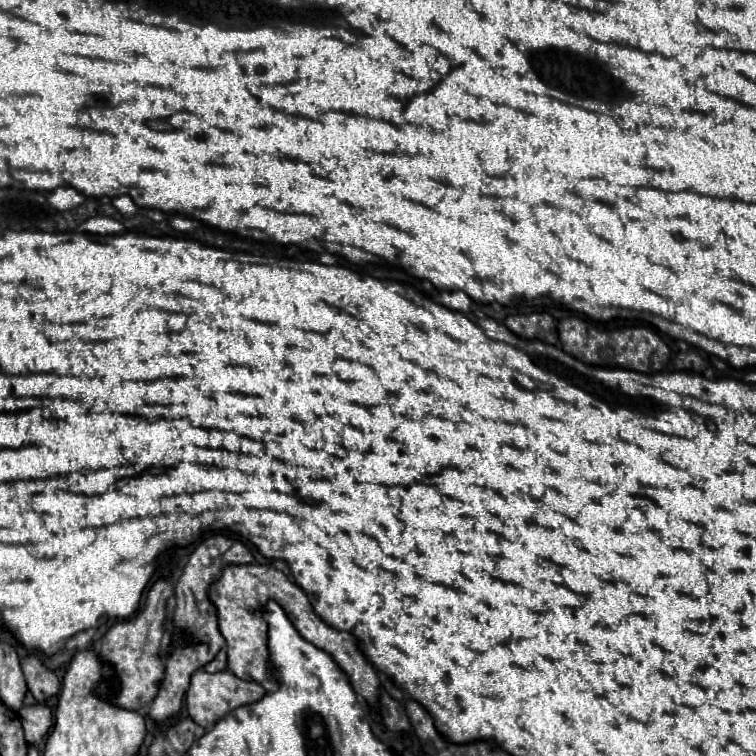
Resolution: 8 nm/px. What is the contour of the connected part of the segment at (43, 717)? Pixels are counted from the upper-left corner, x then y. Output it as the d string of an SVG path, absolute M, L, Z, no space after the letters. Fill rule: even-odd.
M36 703L34 707L22 707L18 717L22 721L28 745L36 745L40 739L44 739L52 727L52 713L42 703Z

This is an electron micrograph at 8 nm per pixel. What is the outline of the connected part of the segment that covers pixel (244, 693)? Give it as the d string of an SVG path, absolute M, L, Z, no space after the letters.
M196 671L192 675L192 683L190 689L186 693L186 709L190 713L190 717L200 723L204 729L212 729L222 717L226 717L230 711L242 707L242 705L250 705L260 701L266 695L266 689L256 683L256 681L242 681L236 675L224 671L224 673L206 673L206 671Z

